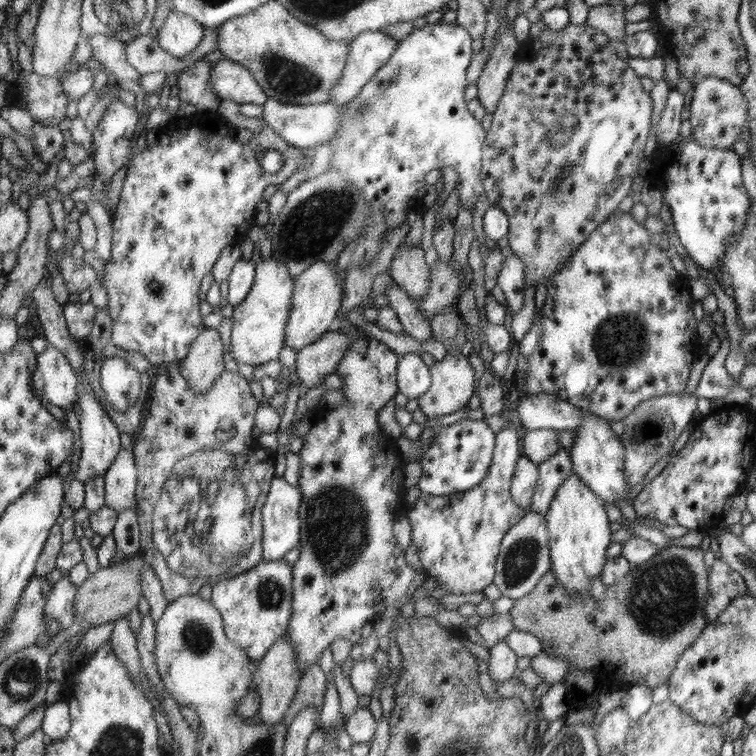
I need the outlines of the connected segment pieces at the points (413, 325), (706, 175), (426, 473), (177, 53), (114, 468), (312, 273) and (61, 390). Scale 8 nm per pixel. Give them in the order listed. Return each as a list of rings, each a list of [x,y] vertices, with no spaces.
[[[392,281],[390,290],[384,294],[388,299],[388,306],[397,314],[405,334],[418,342],[430,342],[429,340],[433,339],[431,324],[418,312],[416,303],[408,297],[408,293],[402,287],[398,287]]]
[[[677,88],[673,89],[662,114],[660,115],[655,138],[662,141],[661,154],[672,158],[672,163],[661,169],[664,173],[664,186],[661,193],[663,201],[669,206],[672,217],[672,224],[676,229],[676,234],[686,249],[686,254],[690,256],[700,267],[718,274],[722,272],[722,260],[726,255],[726,248],[736,242],[736,237],[745,231],[745,220],[749,211],[749,193],[744,185],[742,174],[742,157],[735,153],[732,148],[704,148],[697,140],[691,136],[687,140],[679,138],[680,125],[682,124],[682,110],[684,110],[684,94]]]
[[[460,419],[447,428],[443,428],[434,436],[434,442],[429,445],[428,451],[420,460],[422,474],[416,486],[423,494],[432,496],[446,496],[458,492],[466,492],[477,486],[487,478],[489,467],[493,462],[494,455],[494,431],[490,429],[488,423],[483,420]]]
[[[172,12],[166,15],[159,28],[155,40],[168,54],[179,59],[188,56],[202,43],[205,29],[191,16],[186,16],[181,12]]]
[[[121,449],[117,459],[103,475],[105,506],[116,514],[134,506],[136,488],[136,461],[131,449]]]
[[[324,261],[314,262],[312,267],[294,279],[293,293],[293,310],[290,312],[289,323],[285,326],[285,343],[297,353],[301,348],[314,344],[326,332],[335,328],[344,293],[334,267]]]
[[[48,344],[46,349],[38,354],[35,366],[34,388],[40,391],[50,404],[66,410],[77,402],[80,381],[73,365],[61,349]]]

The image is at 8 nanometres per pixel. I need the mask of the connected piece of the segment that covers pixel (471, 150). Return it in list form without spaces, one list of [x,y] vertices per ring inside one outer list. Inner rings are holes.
[[[438,22],[438,23],[433,23],[433,24],[426,24],[422,28],[415,28],[413,32],[404,38],[404,40],[400,41],[397,47],[397,50],[393,52],[393,55],[388,59],[388,62],[384,64],[384,66],[381,66],[380,70],[378,70],[377,74],[373,76],[372,79],[369,80],[368,83],[365,84],[364,87],[362,87],[362,90],[349,102],[344,105],[343,111],[341,112],[341,117],[339,118],[339,129],[336,131],[336,134],[329,140],[329,145],[330,148],[333,150],[333,156],[331,159],[331,167],[329,169],[335,169],[339,170],[347,180],[349,180],[356,188],[361,188],[363,197],[366,199],[366,202],[369,204],[369,208],[371,208],[371,211],[369,212],[369,220],[371,220],[364,228],[364,232],[360,234],[360,237],[354,238],[344,250],[342,250],[342,253],[338,256],[338,259],[336,260],[336,264],[338,265],[338,268],[343,271],[348,271],[348,269],[354,269],[356,267],[364,267],[364,265],[368,265],[378,253],[381,252],[380,247],[382,247],[382,237],[388,233],[388,231],[391,230],[391,228],[396,228],[397,226],[401,226],[405,220],[408,218],[408,213],[410,210],[417,210],[420,209],[420,206],[418,204],[421,203],[421,199],[419,197],[420,193],[418,192],[419,190],[422,190],[422,187],[427,187],[427,177],[430,171],[439,171],[441,168],[446,168],[446,166],[450,166],[450,168],[456,169],[456,172],[458,172],[459,176],[459,185],[458,185],[458,192],[459,192],[459,206],[470,206],[472,208],[472,211],[475,207],[475,203],[477,202],[478,198],[484,194],[484,186],[481,183],[481,160],[484,155],[484,146],[486,143],[486,133],[484,131],[484,128],[481,125],[481,121],[478,120],[477,118],[474,118],[472,116],[472,113],[466,108],[466,100],[464,100],[464,88],[466,88],[466,70],[468,70],[468,66],[470,66],[470,60],[472,60],[472,56],[474,56],[474,50],[472,50],[472,38],[473,36],[470,36],[466,30],[464,30],[464,27],[462,25],[451,23],[445,23],[445,22]]]

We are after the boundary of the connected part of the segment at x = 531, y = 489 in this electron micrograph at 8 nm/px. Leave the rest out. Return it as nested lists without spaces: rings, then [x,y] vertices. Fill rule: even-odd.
[[[521,455],[517,460],[516,474],[512,480],[512,499],[524,510],[530,510],[533,495],[537,490],[536,480],[540,478],[540,467],[534,461]]]

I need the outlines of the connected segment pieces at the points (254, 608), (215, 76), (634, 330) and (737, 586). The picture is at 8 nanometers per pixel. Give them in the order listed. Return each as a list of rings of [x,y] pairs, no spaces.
[[[283,558],[260,561],[254,568],[232,578],[217,579],[212,584],[211,603],[224,617],[226,636],[251,660],[264,658],[288,630],[293,614],[293,567]]]
[[[221,59],[213,63],[209,82],[209,88],[218,95],[220,101],[262,105],[269,99],[250,69],[238,64],[238,61]]]
[[[614,212],[609,219],[606,219],[606,222],[602,223],[597,228],[597,231],[590,235],[586,243],[582,244],[582,247],[578,247],[572,255],[568,256],[564,267],[560,271],[556,271],[554,275],[550,275],[547,292],[544,308],[542,308],[542,313],[540,314],[543,322],[542,338],[536,352],[527,359],[526,377],[522,380],[522,384],[519,385],[519,392],[522,392],[521,397],[548,393],[555,397],[563,398],[570,404],[582,410],[587,410],[587,412],[599,416],[601,420],[607,420],[611,423],[612,421],[621,421],[634,408],[648,399],[664,395],[682,394],[686,390],[686,382],[688,382],[688,374],[692,370],[692,362],[698,360],[700,352],[703,352],[703,346],[700,346],[700,342],[698,342],[699,335],[696,334],[696,320],[692,316],[692,304],[697,301],[690,294],[688,279],[680,276],[672,268],[666,252],[650,242],[648,230],[630,212]]]
[[[716,559],[709,570],[709,596],[705,618],[712,622],[735,598],[747,594],[744,579],[722,559]]]

